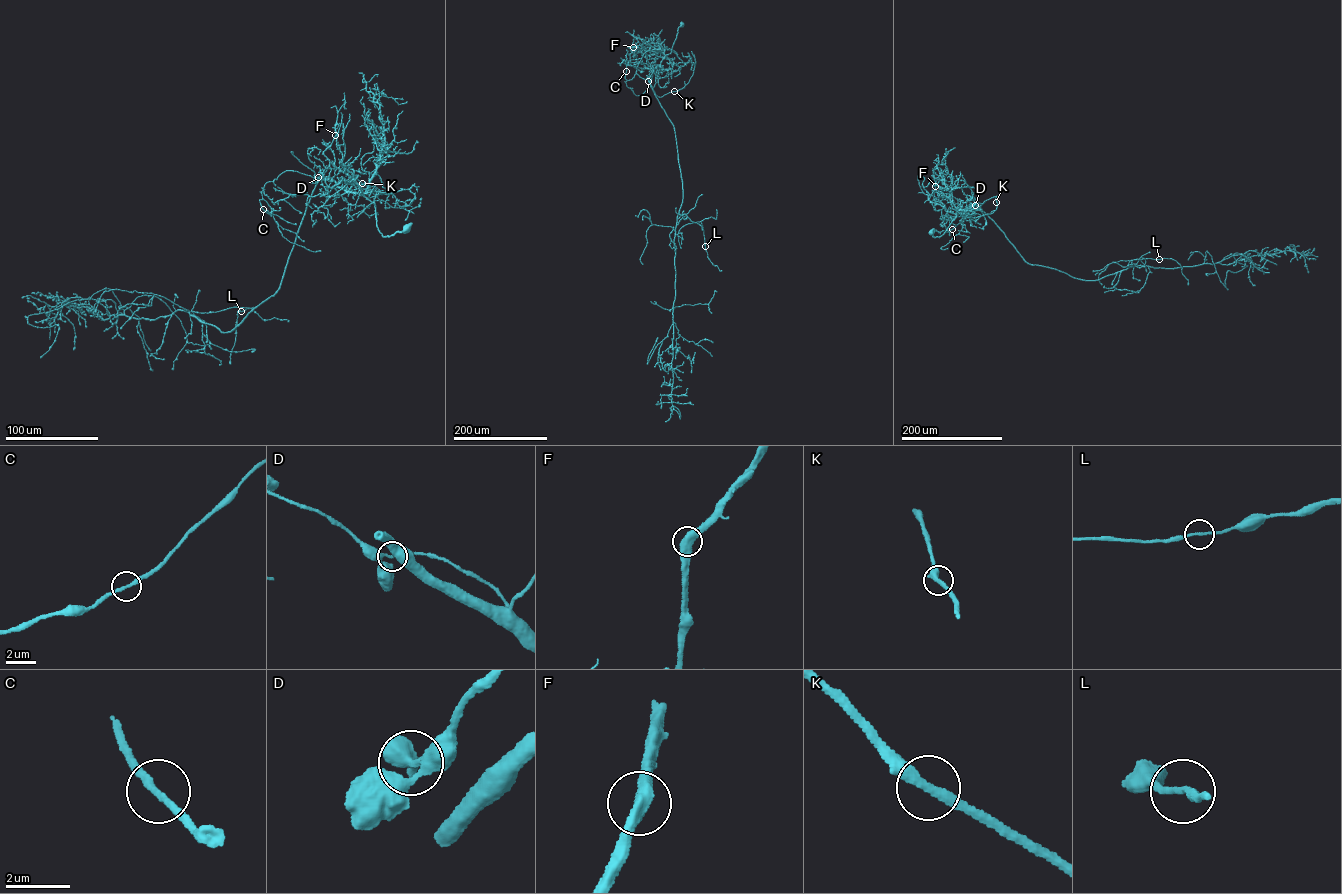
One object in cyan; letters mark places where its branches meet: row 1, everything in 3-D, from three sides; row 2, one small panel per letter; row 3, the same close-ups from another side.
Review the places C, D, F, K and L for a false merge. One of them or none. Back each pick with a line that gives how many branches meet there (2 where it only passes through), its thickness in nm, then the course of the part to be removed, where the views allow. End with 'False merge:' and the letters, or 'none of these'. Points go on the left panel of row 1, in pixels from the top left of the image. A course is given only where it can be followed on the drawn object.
False merge: none of these

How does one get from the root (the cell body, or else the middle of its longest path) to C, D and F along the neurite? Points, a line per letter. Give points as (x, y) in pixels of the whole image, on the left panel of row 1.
C: (407, 227), (382, 236), (374, 204), (328, 177), (316, 184), (292, 170), (266, 183), (263, 209)
D: (407, 227), (382, 236), (374, 203), (339, 187), (329, 177), (317, 181), (318, 177)
F: (407, 227), (382, 236), (374, 203), (323, 153), (335, 135)

